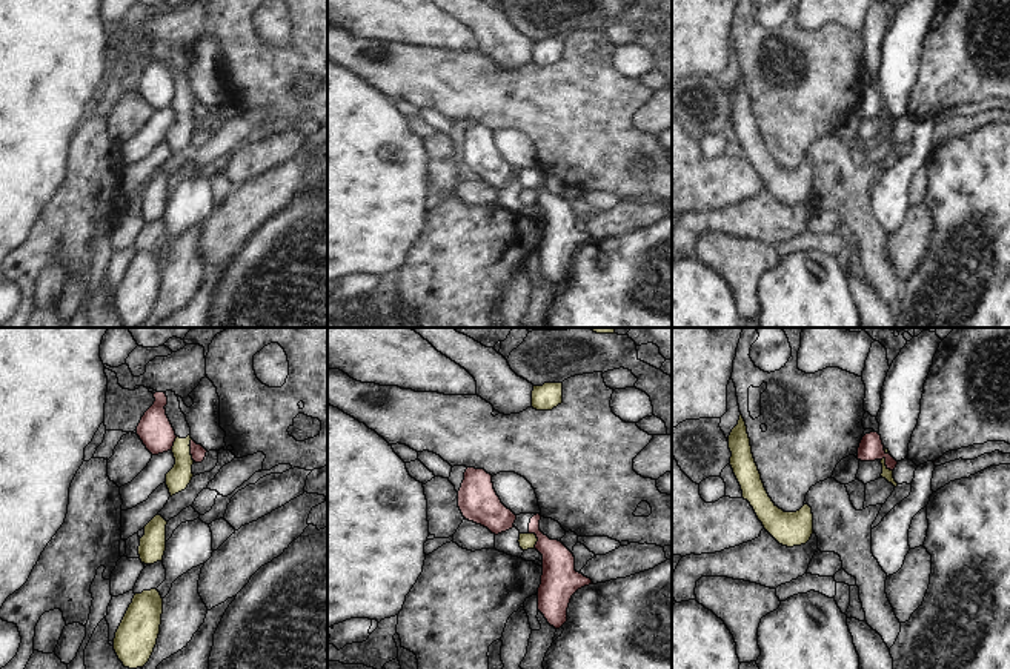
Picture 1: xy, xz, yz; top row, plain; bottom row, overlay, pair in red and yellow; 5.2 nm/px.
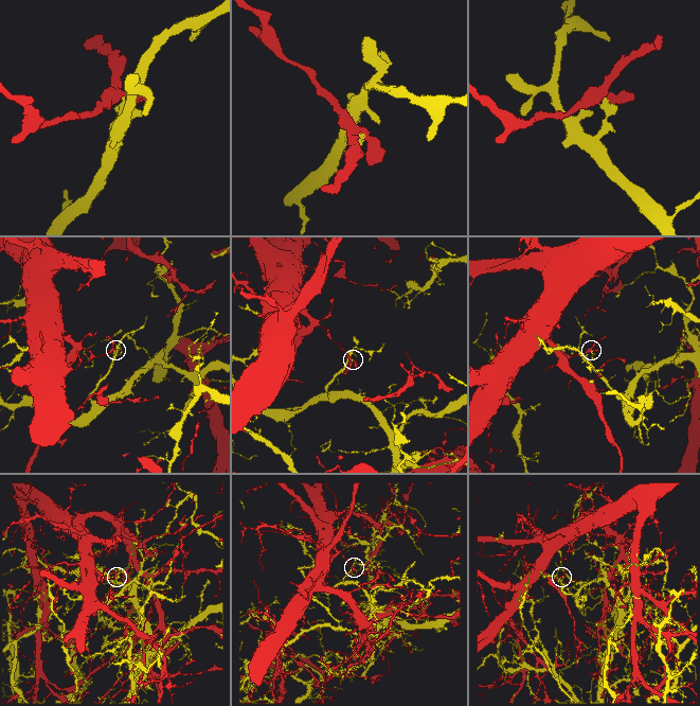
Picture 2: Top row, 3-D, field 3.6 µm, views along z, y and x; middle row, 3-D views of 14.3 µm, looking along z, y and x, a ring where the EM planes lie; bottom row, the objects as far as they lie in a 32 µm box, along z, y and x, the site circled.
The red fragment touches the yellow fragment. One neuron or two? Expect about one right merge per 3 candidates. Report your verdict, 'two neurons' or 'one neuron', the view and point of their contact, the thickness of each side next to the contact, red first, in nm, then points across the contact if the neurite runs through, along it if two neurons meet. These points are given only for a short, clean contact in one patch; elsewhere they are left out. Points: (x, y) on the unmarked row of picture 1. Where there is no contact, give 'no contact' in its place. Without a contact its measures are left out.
two neurons; meets red in xy at (191, 105); 80 nm thick on the red side, 120 nm on the other

